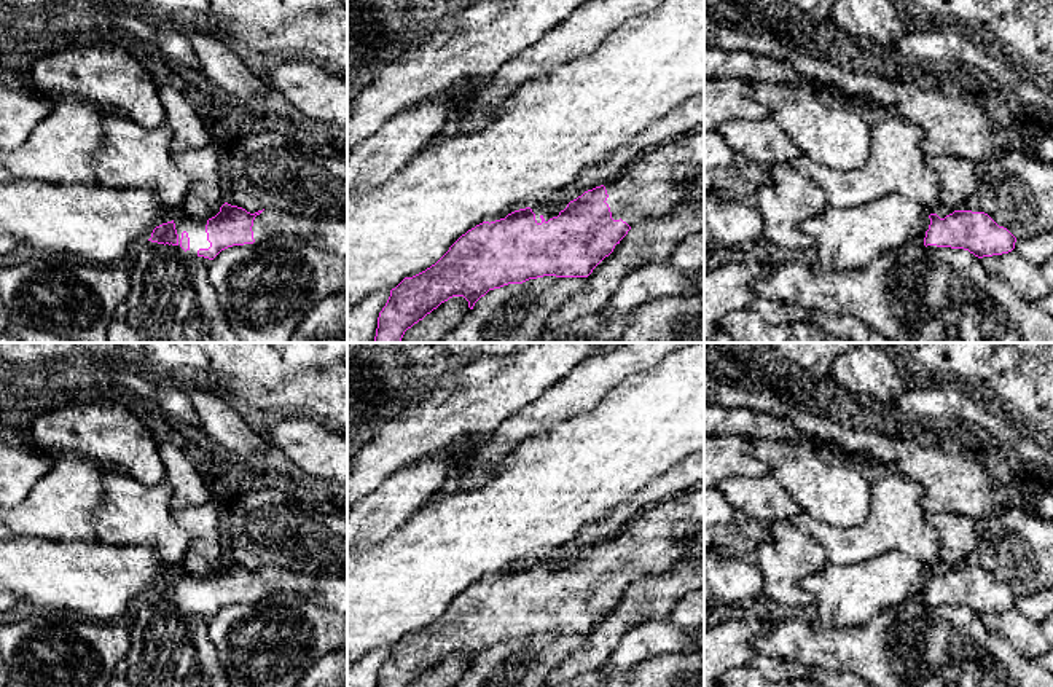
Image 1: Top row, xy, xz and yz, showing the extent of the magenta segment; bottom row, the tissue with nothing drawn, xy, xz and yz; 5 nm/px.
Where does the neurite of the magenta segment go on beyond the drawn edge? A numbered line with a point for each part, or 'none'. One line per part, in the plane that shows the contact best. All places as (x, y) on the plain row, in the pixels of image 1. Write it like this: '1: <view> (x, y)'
1: xy (185, 579)

